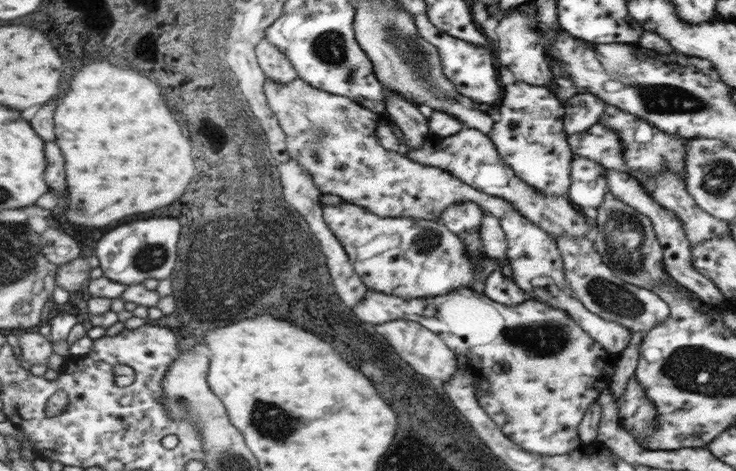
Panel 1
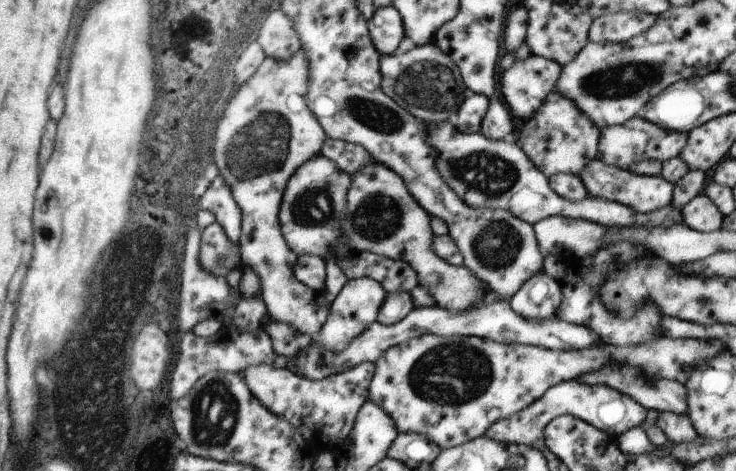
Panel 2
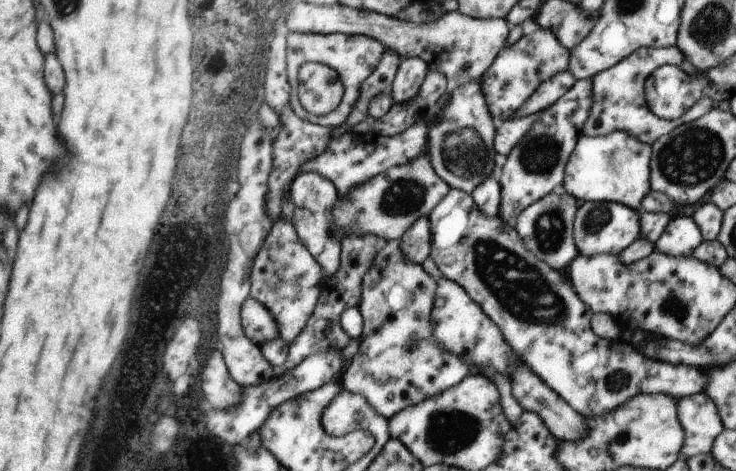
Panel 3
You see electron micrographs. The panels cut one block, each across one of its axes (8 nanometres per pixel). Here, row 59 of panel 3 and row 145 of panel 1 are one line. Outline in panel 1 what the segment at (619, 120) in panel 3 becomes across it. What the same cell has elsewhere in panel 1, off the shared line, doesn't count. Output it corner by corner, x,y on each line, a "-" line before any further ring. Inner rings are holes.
605,106
605,112
601,114
599,118
599,124
609,124
613,126
621,140
625,142
625,164
633,170
641,170
641,172
661,172
663,166
673,170
673,172
681,172
685,170
685,152
687,152
687,142
685,138
681,136
675,136
675,134
669,134
669,132
663,132
659,130
657,126
649,124
647,120
639,118
639,116
633,116
633,114
627,114
615,106

